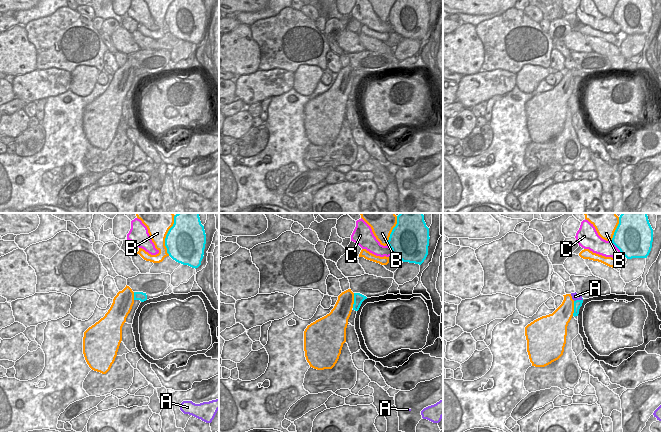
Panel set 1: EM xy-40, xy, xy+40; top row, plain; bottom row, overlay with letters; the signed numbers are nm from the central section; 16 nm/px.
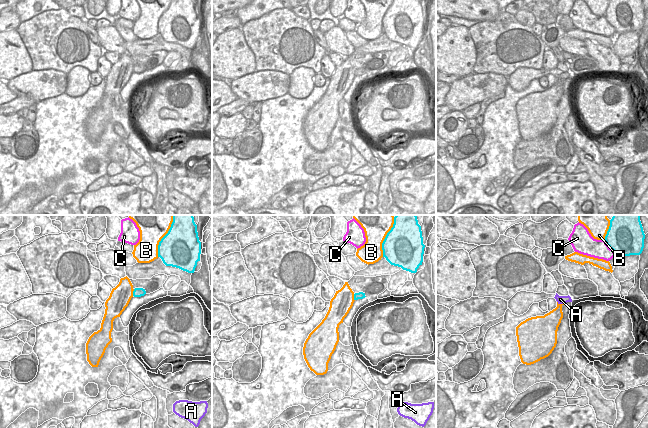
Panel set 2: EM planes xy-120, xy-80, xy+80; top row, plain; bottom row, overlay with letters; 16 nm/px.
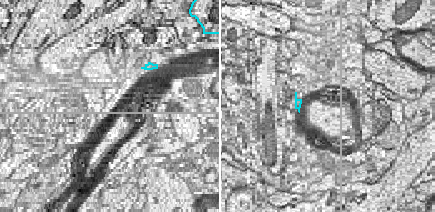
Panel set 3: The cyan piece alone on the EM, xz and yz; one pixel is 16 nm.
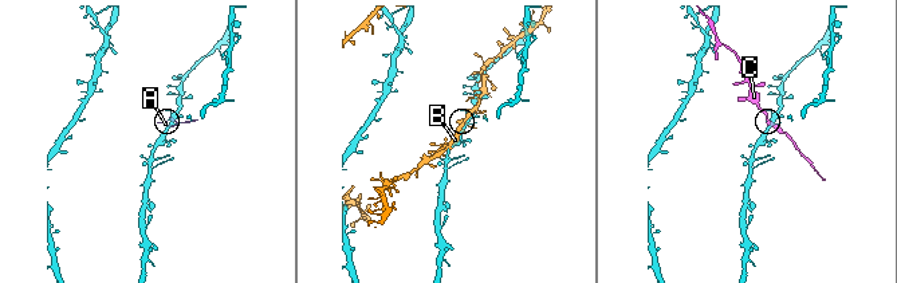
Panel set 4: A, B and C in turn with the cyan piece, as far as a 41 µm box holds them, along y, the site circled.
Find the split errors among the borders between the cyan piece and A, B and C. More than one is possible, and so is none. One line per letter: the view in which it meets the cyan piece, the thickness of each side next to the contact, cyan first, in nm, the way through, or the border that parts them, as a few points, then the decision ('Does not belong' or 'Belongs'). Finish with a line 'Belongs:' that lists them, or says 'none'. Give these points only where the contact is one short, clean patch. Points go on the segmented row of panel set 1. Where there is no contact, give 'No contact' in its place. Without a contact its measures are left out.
A: Touches cyan in xy+40. Thickness 130 nm (cyan) against 120 nm. Boundary: xy+40 (582, 298), (574, 301). Does not belong
B: Touches cyan in xy-40. Thickness 500 nm (cyan) against 420 nm. Does not belong
C: Touches cyan in xy+40. Thickness 500 nm (cyan) against 260 nm. Does not belong
Belongs: none.

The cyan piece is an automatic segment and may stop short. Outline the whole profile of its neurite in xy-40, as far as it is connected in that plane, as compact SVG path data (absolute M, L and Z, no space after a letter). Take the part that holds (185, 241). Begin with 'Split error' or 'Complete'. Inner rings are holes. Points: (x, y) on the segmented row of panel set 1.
Complete. M177 213L165 238L169 256L196 269L204 257L205 244L206 234L199 213Z

